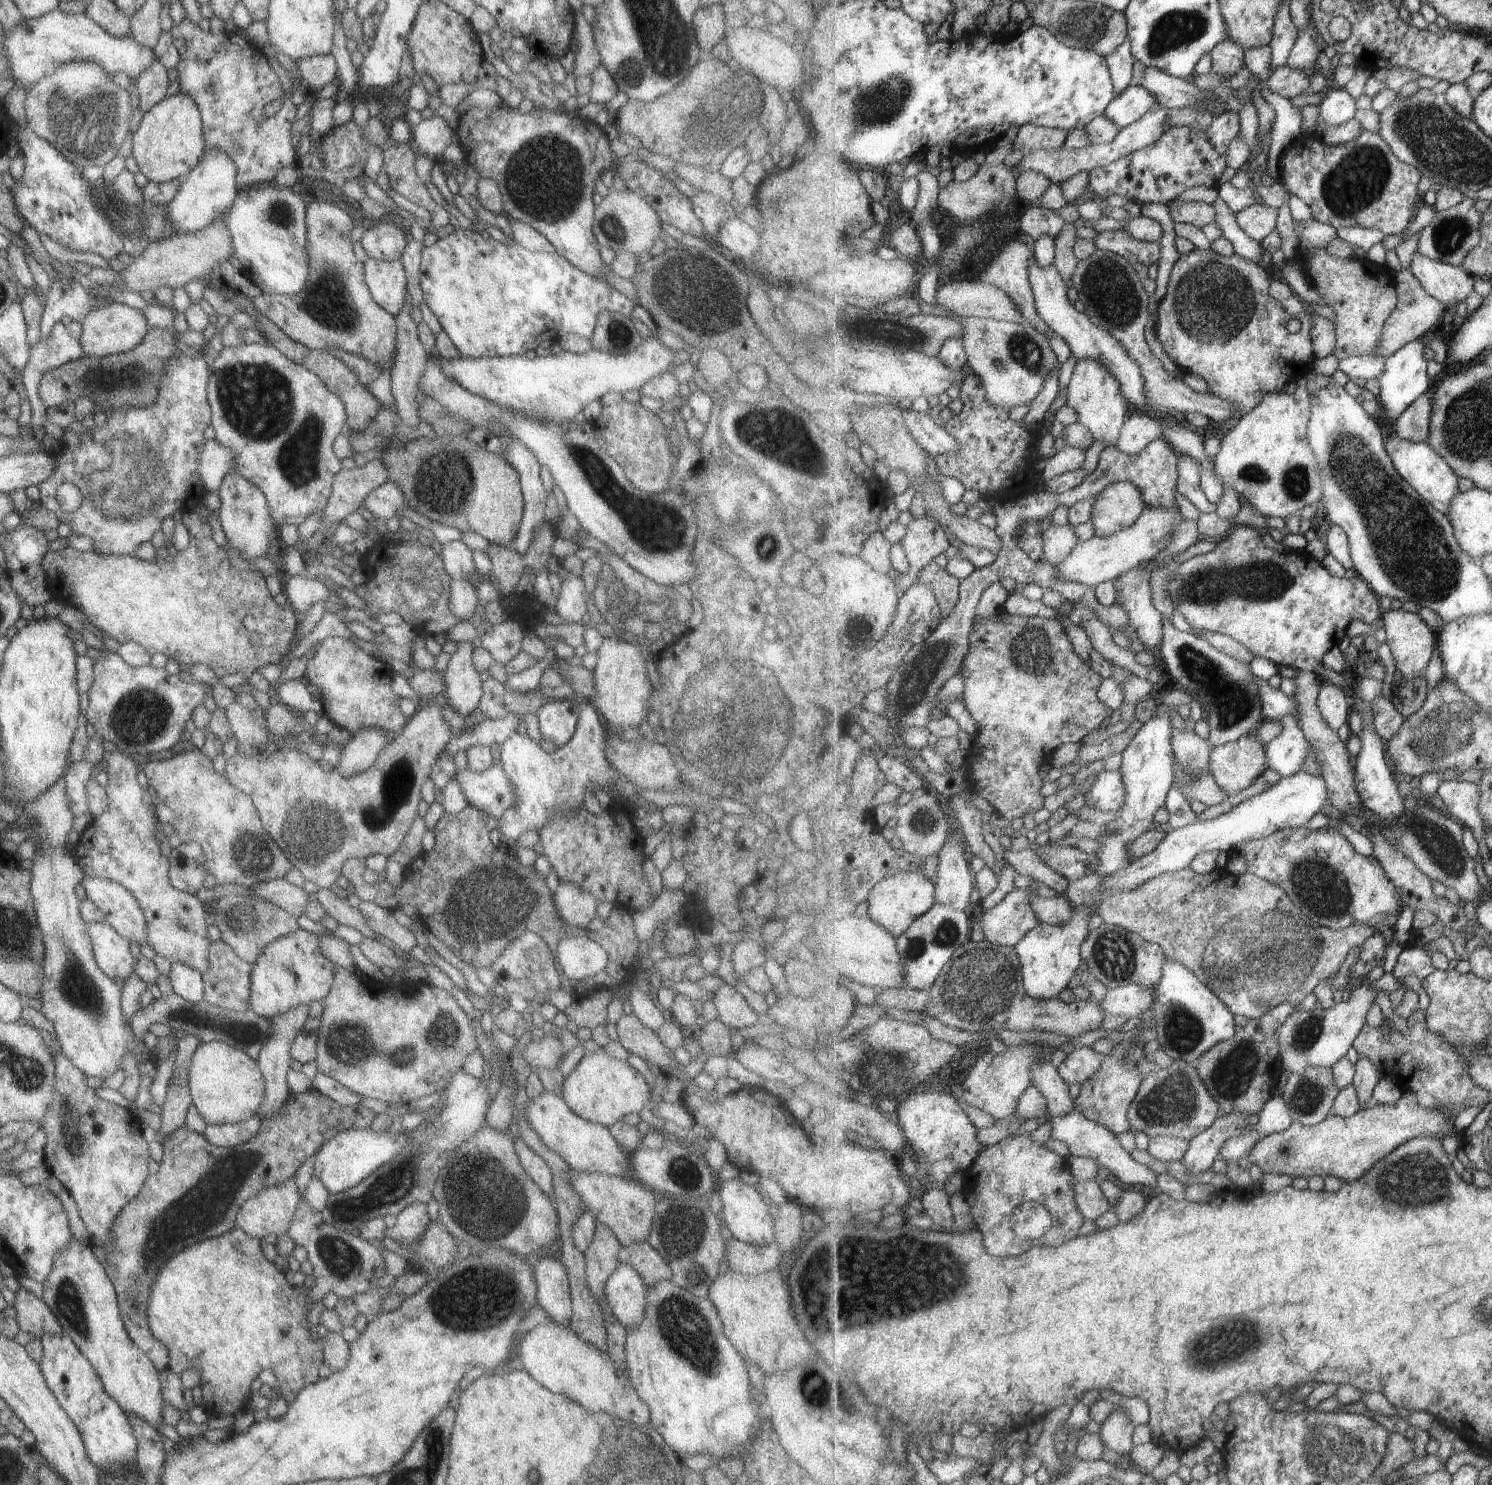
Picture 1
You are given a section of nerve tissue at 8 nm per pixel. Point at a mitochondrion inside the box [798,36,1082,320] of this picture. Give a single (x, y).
(887, 100)

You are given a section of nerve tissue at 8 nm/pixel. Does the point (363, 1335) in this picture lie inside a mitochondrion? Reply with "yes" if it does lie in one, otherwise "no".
no

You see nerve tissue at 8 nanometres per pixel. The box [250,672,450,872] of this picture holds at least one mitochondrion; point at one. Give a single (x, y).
(313, 828)

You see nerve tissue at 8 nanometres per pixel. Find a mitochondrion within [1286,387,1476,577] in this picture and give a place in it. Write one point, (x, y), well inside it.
(1341, 448)

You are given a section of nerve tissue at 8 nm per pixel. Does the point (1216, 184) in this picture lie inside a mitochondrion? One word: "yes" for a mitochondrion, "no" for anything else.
no

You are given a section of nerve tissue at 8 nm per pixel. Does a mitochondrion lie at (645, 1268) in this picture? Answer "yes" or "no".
no

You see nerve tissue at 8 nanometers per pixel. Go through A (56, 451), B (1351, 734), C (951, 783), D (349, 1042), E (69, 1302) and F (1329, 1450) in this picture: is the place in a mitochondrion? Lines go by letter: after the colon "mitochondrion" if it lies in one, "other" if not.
A: other
B: other
C: other
D: mitochondrion
E: mitochondrion
F: mitochondrion

